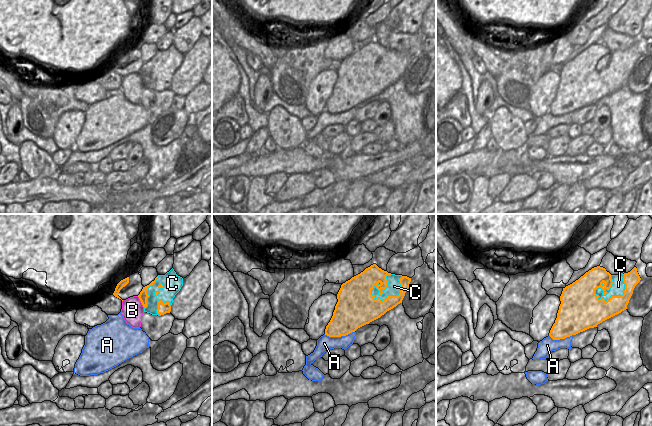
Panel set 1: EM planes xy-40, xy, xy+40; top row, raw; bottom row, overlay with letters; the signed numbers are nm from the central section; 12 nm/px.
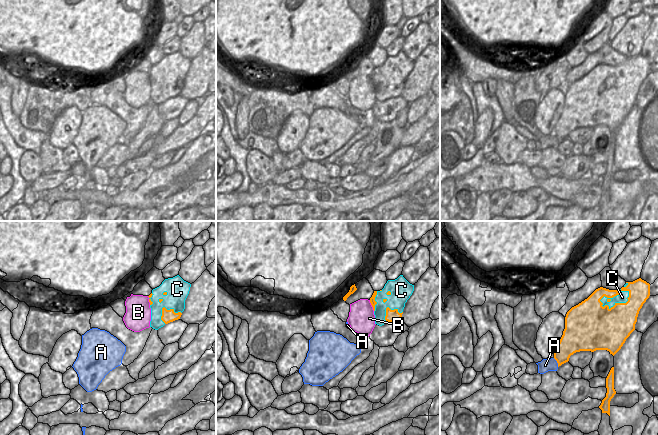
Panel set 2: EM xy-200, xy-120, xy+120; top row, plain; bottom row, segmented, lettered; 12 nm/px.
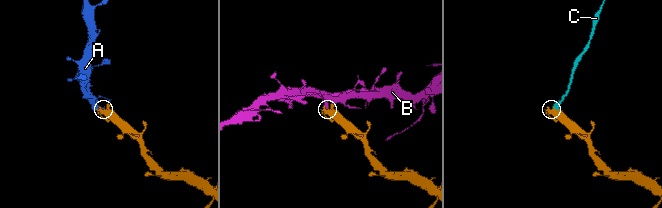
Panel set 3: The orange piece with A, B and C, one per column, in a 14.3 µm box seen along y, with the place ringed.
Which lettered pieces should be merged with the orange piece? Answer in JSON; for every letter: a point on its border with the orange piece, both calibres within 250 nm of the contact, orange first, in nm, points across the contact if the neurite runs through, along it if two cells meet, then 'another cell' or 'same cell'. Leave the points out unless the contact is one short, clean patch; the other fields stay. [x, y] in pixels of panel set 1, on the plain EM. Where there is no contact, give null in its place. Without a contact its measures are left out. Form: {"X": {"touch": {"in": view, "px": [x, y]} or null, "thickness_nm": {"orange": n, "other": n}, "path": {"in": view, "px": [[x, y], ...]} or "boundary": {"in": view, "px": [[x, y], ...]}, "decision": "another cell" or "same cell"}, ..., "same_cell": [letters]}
{"A": {"touch": {"in": "xy", "px": [339, 112]}, "thickness_nm": {"orange": 360, "other": 190}, "decision": "same cell"}, "B": {"touch": {"in": "xy-40", "px": [141, 78]}, "thickness_nm": {"orange": 110, "other": 260}, "decision": "another cell"}, "C": {"touch": {"in": "xy", "px": [394, 72]}, "thickness_nm": {"orange": 190, "other": 160}, "decision": "another cell"}, "same_cell": ["A"]}

